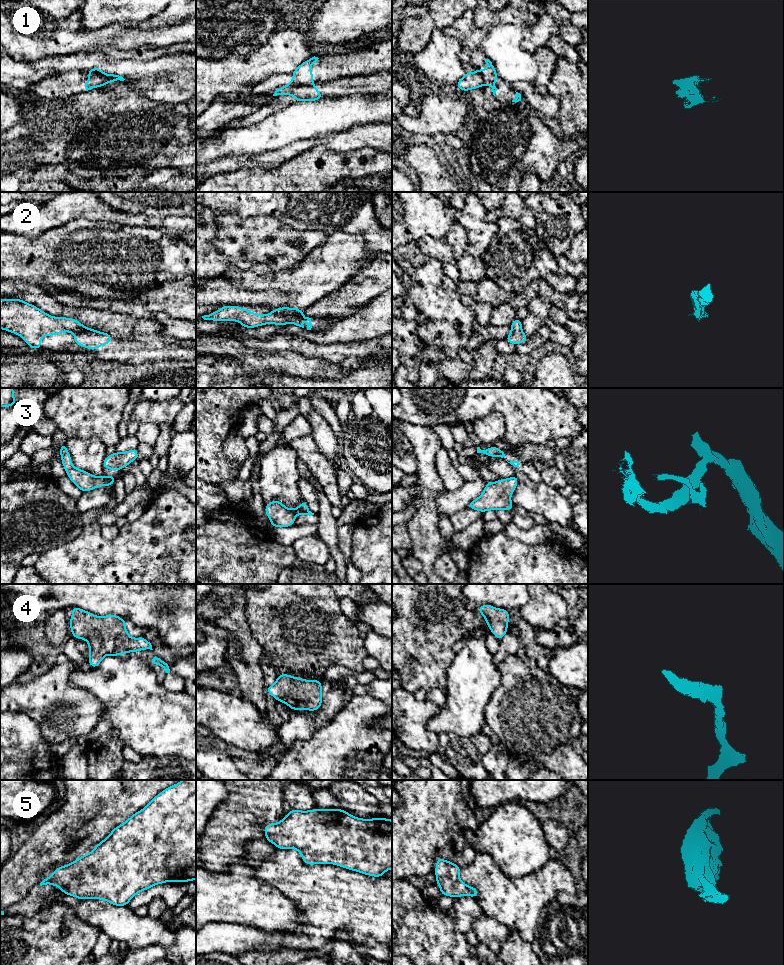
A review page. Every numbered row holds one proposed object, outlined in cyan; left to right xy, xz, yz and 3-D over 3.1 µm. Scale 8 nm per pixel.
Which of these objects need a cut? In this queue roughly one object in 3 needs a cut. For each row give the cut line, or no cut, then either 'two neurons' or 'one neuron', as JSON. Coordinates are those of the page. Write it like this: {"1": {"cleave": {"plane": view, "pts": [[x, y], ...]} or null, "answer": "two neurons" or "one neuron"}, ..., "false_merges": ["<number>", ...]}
{"1": {"cleave": {"plane": "xy", "pts": [[91, 75], [110, 75], [117, 79]]}, "answer": "two neurons"}, "2": {"cleave": null, "answer": "one neuron"}, "3": {"cleave": {"plane": "xy", "pts": [[102, 476], [113, 483]]}, "answer": "two neurons"}, "4": {"cleave": null, "answer": "one neuron"}, "5": {"cleave": null, "answer": "one neuron"}, "false_merges": ["1", "3"]}

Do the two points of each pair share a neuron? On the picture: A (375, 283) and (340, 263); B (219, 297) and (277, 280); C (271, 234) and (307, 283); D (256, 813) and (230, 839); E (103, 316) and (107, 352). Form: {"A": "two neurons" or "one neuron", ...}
{"A": "two neurons", "B": "one neuron", "C": "two neurons", "D": "one neuron", "E": "two neurons"}

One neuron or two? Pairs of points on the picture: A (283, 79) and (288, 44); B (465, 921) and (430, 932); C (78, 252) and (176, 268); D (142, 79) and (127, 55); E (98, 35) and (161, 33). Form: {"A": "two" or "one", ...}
{"A": "two", "B": "two", "C": "one", "D": "two", "E": "two"}

